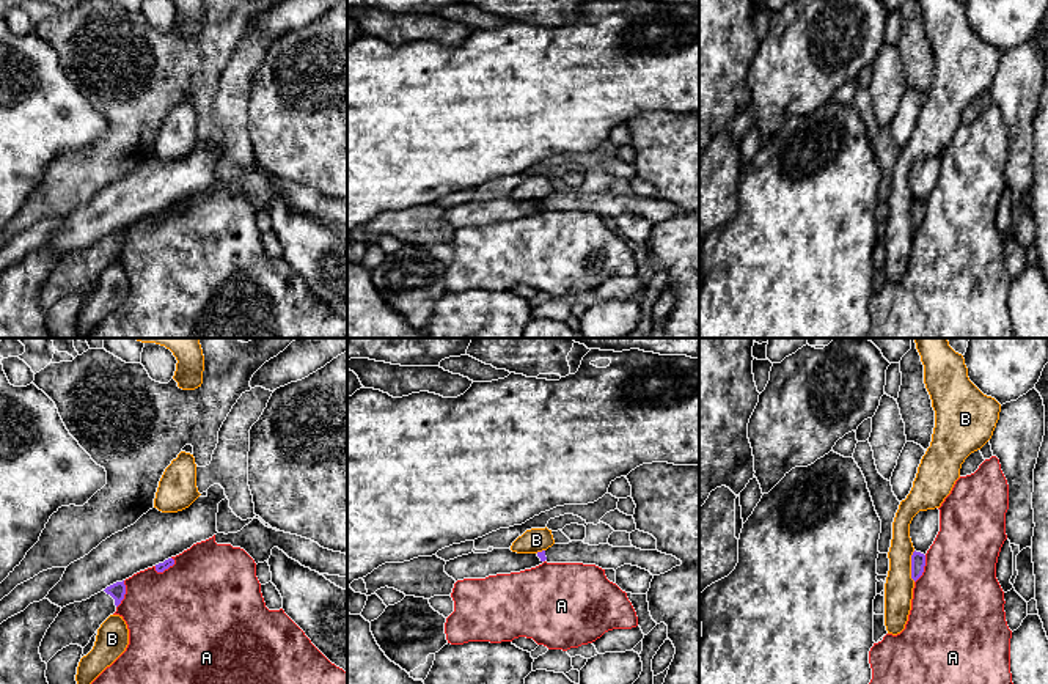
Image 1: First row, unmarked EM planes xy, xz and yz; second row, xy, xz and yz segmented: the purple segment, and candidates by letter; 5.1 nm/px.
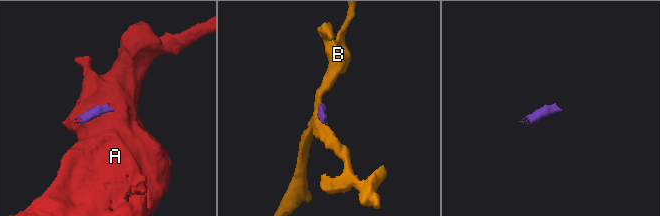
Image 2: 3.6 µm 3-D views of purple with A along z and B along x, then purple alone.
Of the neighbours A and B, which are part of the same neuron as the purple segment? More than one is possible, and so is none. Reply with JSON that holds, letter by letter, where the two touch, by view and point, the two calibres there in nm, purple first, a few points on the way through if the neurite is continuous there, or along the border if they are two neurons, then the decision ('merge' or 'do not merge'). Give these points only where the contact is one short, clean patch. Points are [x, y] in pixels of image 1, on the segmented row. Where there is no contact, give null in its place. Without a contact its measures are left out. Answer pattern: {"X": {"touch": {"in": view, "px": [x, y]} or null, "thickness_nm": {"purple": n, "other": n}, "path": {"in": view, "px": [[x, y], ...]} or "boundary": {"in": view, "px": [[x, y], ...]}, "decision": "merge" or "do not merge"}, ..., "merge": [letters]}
{"A": {"touch": {"in": "xy", "px": [167, 568]}, "thickness_nm": {"purple": 50, "other": 500}, "decision": "do not merge"}, "B": {"touch": {"in": "yz", "px": [912, 566]}, "thickness_nm": {"purple": 80, "other": 150}, "decision": "do not merge"}, "merge": []}

